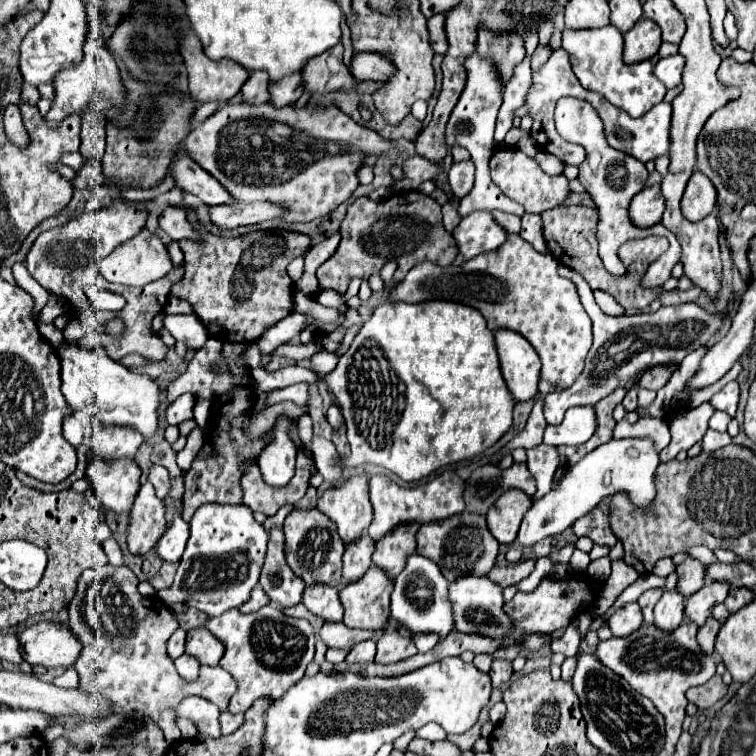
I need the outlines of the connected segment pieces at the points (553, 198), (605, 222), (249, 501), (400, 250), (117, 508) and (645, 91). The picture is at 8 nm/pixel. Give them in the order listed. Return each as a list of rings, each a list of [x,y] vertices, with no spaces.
[[[499,147],[489,161],[489,169],[491,169],[493,183],[509,199],[521,203],[527,213],[541,215],[543,211],[561,205],[561,201],[569,195],[569,181],[565,175],[551,177],[551,175],[543,173],[543,169],[537,165],[537,161],[527,157],[525,153],[521,153],[517,147]]]
[[[575,97],[559,99],[557,107],[555,107],[555,127],[557,127],[559,135],[565,141],[583,145],[585,151],[587,151],[585,161],[579,165],[579,181],[585,187],[585,191],[591,195],[591,199],[595,201],[595,209],[599,213],[597,241],[599,241],[599,257],[601,257],[605,269],[611,275],[617,275],[617,277],[625,275],[627,269],[619,261],[617,249],[629,239],[643,239],[643,237],[649,237],[649,235],[663,235],[663,237],[669,239],[669,249],[655,263],[649,265],[647,273],[641,279],[643,287],[649,287],[649,289],[661,287],[671,277],[671,269],[681,257],[681,245],[679,245],[677,237],[667,227],[663,227],[661,223],[657,223],[649,229],[639,229],[629,219],[629,203],[645,187],[645,181],[647,181],[645,165],[641,161],[637,161],[635,157],[629,157],[629,155],[625,155],[621,151],[615,151],[607,145],[607,141],[603,137],[603,123],[601,123],[599,115],[595,113],[595,109],[587,101],[581,101],[581,99],[575,99]]]
[[[299,451],[297,473],[291,483],[285,487],[271,487],[261,479],[257,465],[247,465],[243,475],[243,503],[249,509],[259,509],[267,517],[273,517],[283,505],[295,503],[305,495],[313,469],[313,459],[305,451]]]
[[[409,191],[407,195],[391,195],[385,201],[359,197],[347,209],[349,211],[345,215],[345,221],[341,223],[341,243],[315,273],[321,291],[335,289],[343,295],[355,275],[367,277],[379,273],[387,261],[397,261],[399,269],[403,269],[405,275],[413,265],[421,261],[431,261],[439,267],[447,267],[459,253],[455,239],[443,229],[441,205],[419,191]]]
[[[89,451],[85,477],[102,506],[115,513],[129,513],[135,493],[139,491],[141,469],[133,461],[119,461],[109,467],[109,461],[95,457]]]
[[[613,25],[601,27],[601,29],[589,29],[589,31],[563,31],[563,49],[571,57],[571,69],[579,83],[603,95],[611,105],[627,111],[631,117],[645,115],[651,107],[663,101],[665,97],[665,85],[655,77],[653,63],[643,61],[635,65],[623,63],[623,35]]]

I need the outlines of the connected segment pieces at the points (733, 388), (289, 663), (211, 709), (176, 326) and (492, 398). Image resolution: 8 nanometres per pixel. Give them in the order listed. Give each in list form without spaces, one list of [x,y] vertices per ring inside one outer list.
[[[737,381],[727,383],[719,393],[715,393],[715,395],[709,399],[709,403],[711,403],[717,411],[725,411],[725,413],[731,415],[731,417],[735,417],[737,401],[739,401],[739,385],[737,385]]]
[[[273,605],[249,615],[231,609],[221,617],[209,617],[205,627],[223,641],[225,655],[219,665],[227,669],[237,683],[237,691],[229,703],[229,713],[245,713],[259,697],[271,697],[273,701],[279,699],[305,675],[305,667],[315,653],[315,633],[309,621],[287,617]]]
[[[201,697],[183,699],[179,703],[177,715],[191,719],[201,735],[209,735],[213,739],[221,737],[219,709],[215,705],[211,705],[211,701],[207,701],[207,699],[201,699]]]
[[[163,315],[163,327],[177,339],[183,341],[189,349],[199,349],[207,341],[207,329],[195,315]]]
[[[425,301],[425,303],[383,303],[375,309],[371,319],[359,329],[355,335],[349,351],[339,359],[339,365],[335,367],[333,373],[325,375],[325,383],[337,397],[337,405],[341,407],[345,425],[347,425],[347,439],[351,445],[351,455],[345,459],[345,467],[357,467],[365,463],[373,463],[379,467],[389,469],[403,481],[419,481],[439,467],[463,461],[463,459],[473,459],[475,455],[483,453],[489,449],[493,443],[497,443],[511,427],[511,413],[513,413],[513,395],[509,393],[505,379],[499,369],[499,357],[497,357],[497,347],[495,347],[495,337],[485,325],[485,317],[467,305],[453,303],[453,301]]]

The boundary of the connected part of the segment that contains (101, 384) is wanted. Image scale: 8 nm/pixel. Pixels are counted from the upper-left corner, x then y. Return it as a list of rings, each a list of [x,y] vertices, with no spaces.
[[[67,345],[67,349],[57,349],[61,361],[61,393],[65,401],[83,413],[99,415],[103,425],[125,425],[137,429],[145,439],[153,437],[157,431],[157,407],[159,407],[159,387],[147,375],[137,375],[125,369],[121,363],[107,357],[105,351],[83,349],[77,345]]]

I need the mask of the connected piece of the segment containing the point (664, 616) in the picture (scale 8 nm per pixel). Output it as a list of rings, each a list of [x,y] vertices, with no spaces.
[[[665,591],[655,605],[655,625],[663,631],[673,631],[683,621],[683,597],[677,591]]]

